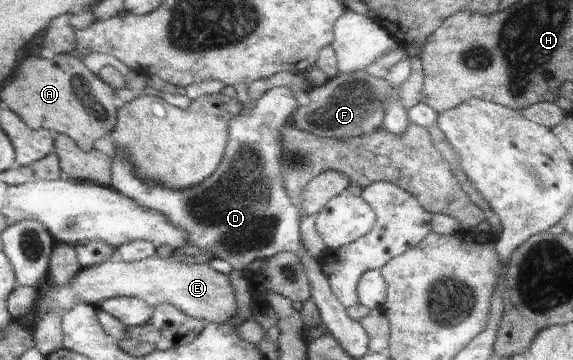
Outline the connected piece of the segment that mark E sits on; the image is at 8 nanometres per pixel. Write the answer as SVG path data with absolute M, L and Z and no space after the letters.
M152 255L139 262L122 262L120 259L82 268L79 275L67 286L56 286L47 280L39 288L40 297L36 303L36 312L42 317L48 306L56 306L61 311L84 302L98 306L108 298L118 296L135 297L144 300L150 309L158 304L170 304L196 320L207 322L232 322L237 306L234 288L228 275L218 272L208 263L187 264L172 258Z

